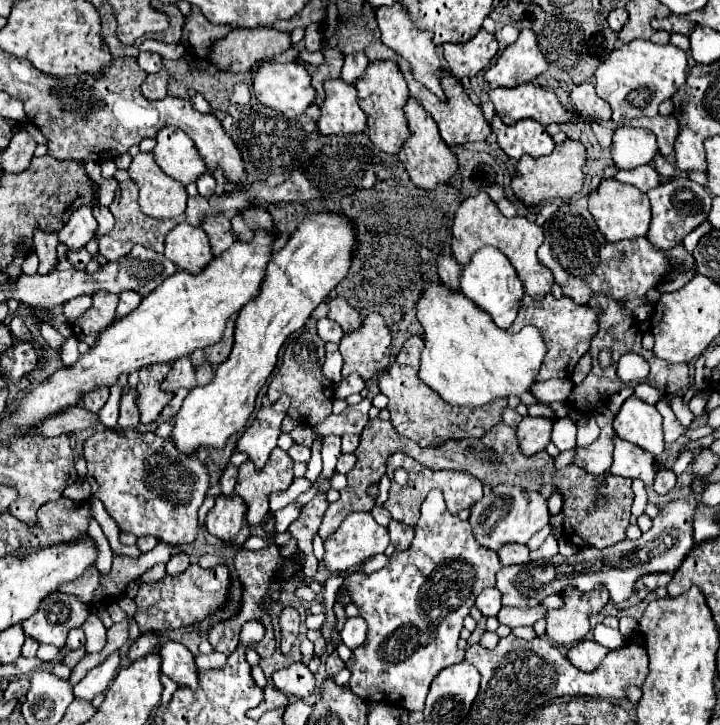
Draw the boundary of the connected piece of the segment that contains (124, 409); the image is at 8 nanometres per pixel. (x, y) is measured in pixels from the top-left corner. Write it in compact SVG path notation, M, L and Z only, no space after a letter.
M130 388L128 392L122 392L120 416L118 416L118 426L120 428L132 428L132 426L140 424L140 414L138 414L136 398L138 398L136 388Z

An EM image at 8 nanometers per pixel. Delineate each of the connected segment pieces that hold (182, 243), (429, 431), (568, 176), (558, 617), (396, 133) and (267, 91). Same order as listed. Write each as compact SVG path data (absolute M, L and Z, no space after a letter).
M180 224L168 232L164 256L192 274L198 274L214 258L204 230L190 224Z
M410 336L396 362L384 370L384 374L380 374L378 378L378 388L382 394L388 396L388 410L392 414L390 422L392 426L396 426L396 432L414 440L416 444L420 444L422 448L426 446L442 446L446 440L462 440L462 438L470 438L474 436L474 418L470 420L470 410L462 408L462 406L452 406L448 402L444 402L430 386L424 386L424 382L420 382L416 370L418 366L414 366L414 358L420 358L420 350L424 348L424 342L420 336Z
M564 140L564 142L556 144L554 152L548 156L540 156L540 158L522 156L518 160L516 172L512 176L512 184L510 184L512 192L526 206L538 206L540 202L554 200L554 198L568 200L582 190L582 184L584 184L582 164L584 162L586 162L586 150L576 140Z
M604 586L590 592L564 588L562 598L562 608L546 612L546 636L560 646L572 646L590 632L590 612L600 612L610 598Z
M376 60L370 62L364 74L356 80L356 90L358 90L358 104L368 116L368 136L370 140L384 152L388 154L398 154L402 144L408 138L408 126L404 118L404 102L408 100L410 92L406 86L406 80L394 60Z
M264 62L254 76L254 94L260 104L290 116L304 114L316 98L310 74L300 62Z

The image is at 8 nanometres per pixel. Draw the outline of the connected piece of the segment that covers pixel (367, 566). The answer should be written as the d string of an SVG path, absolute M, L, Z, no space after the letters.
M376 554L376 556L372 556L372 558L368 558L362 566L360 566L360 570L364 570L364 572L374 572L374 570L380 570L380 568L384 568L388 564L388 556L386 554Z

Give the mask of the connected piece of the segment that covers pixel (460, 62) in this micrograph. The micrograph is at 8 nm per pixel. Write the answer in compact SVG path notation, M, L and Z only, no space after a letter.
M480 30L472 40L464 44L444 44L444 60L448 62L448 70L456 78L472 78L486 66L490 66L492 58L498 52L498 42L486 30Z

